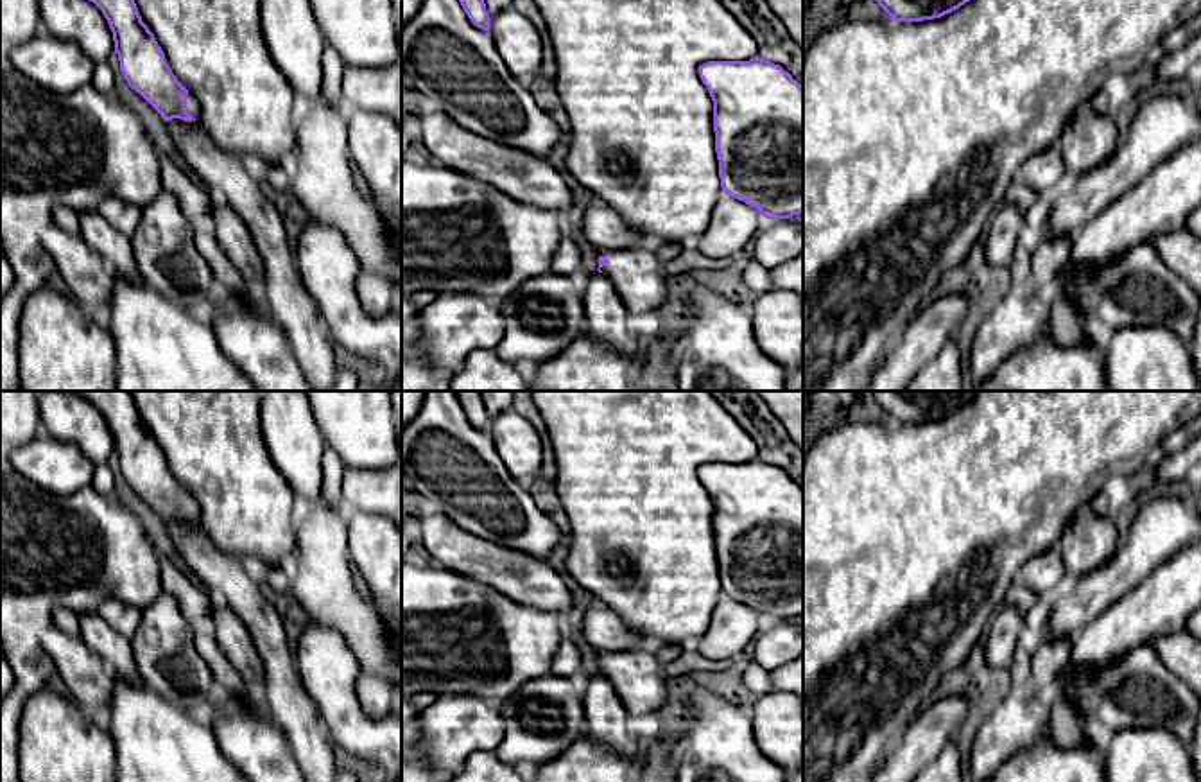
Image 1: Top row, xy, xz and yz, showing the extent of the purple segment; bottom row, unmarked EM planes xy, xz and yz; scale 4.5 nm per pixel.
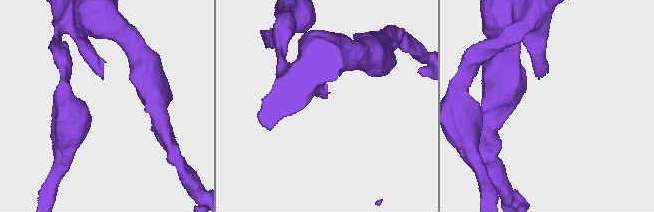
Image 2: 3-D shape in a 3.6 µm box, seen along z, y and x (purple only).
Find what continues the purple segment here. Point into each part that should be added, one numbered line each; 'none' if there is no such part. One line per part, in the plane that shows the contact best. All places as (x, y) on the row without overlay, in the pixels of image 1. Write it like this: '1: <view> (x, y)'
1: xy (192, 508)

